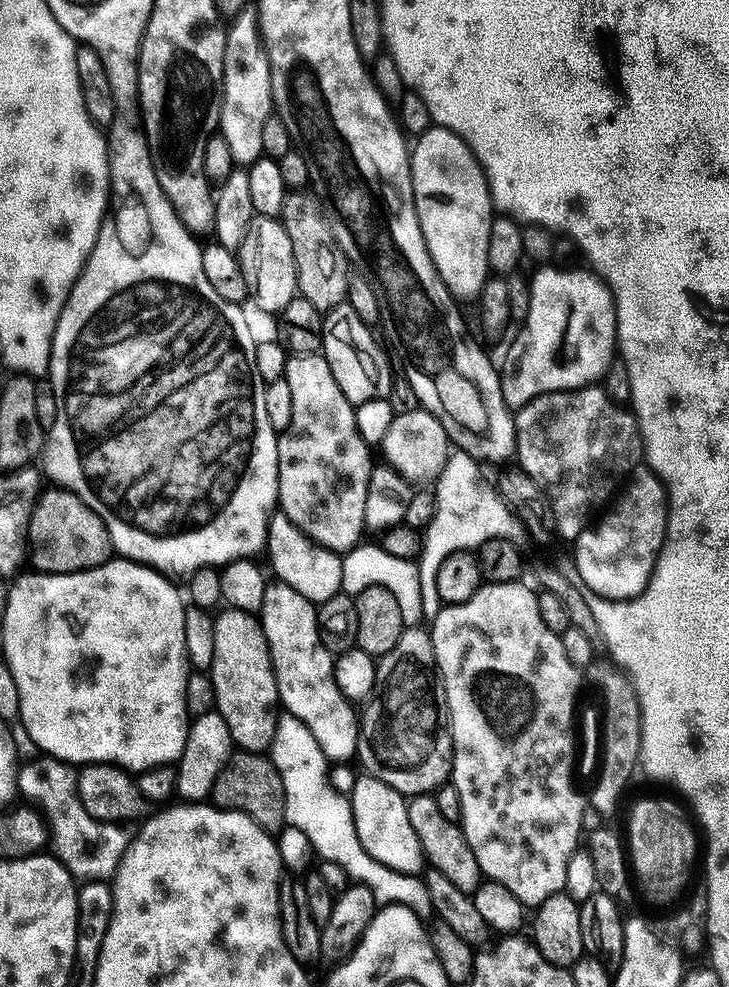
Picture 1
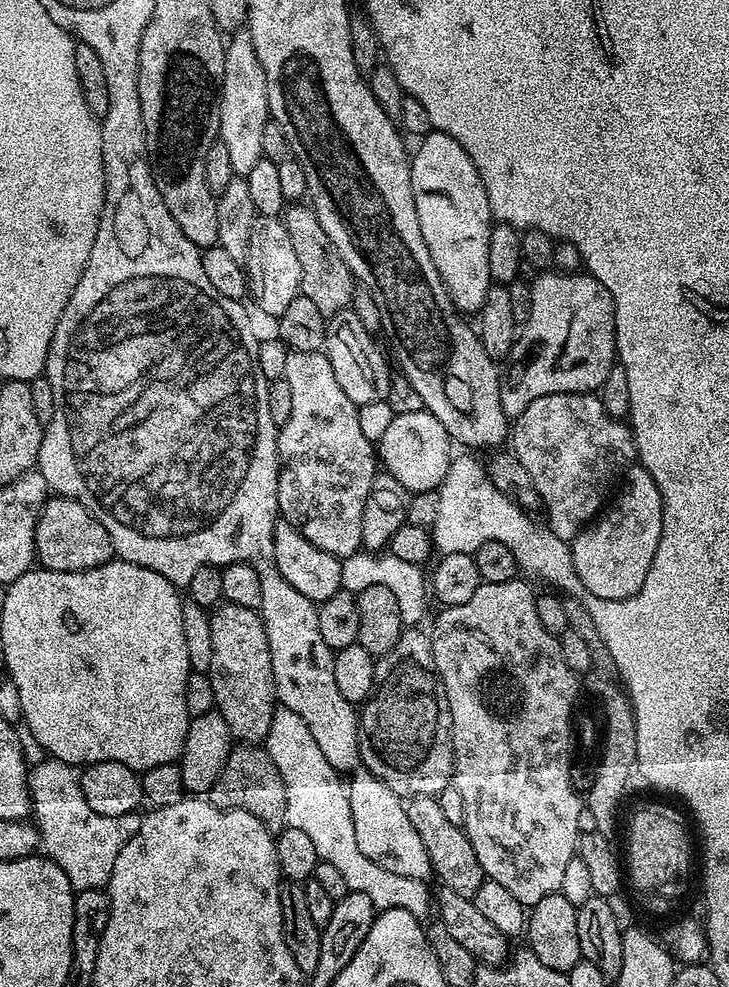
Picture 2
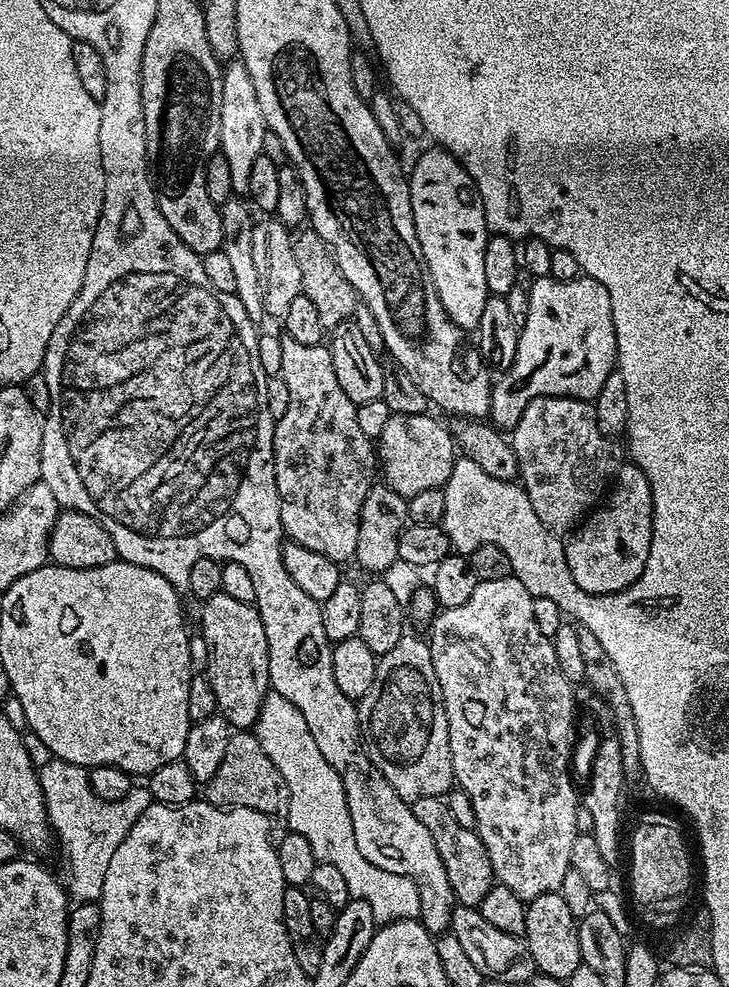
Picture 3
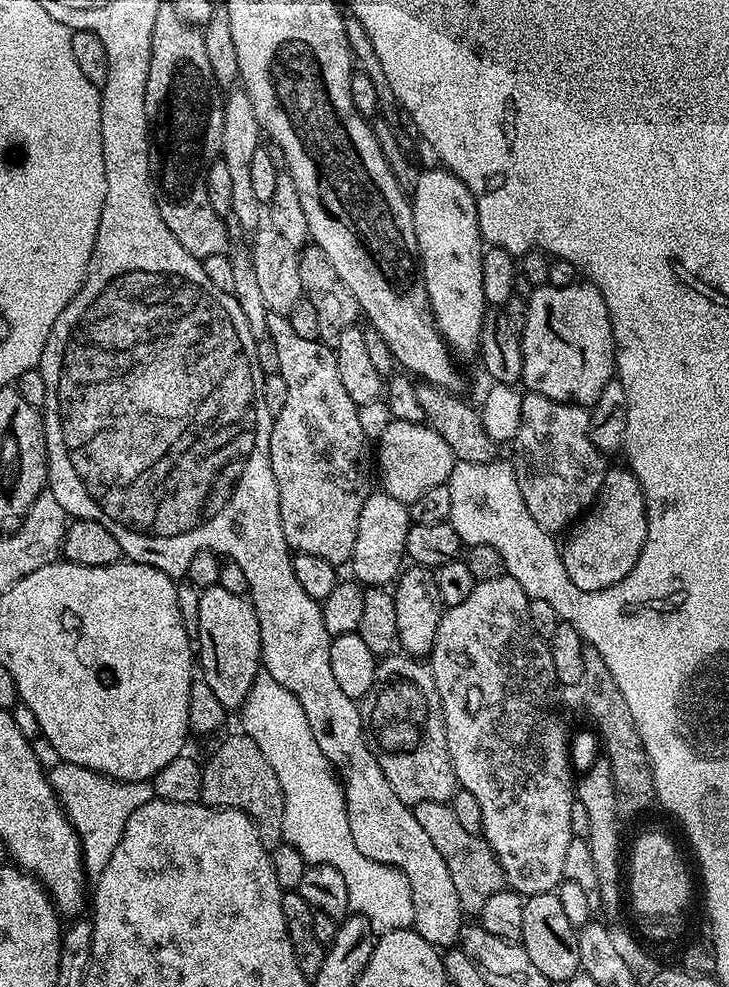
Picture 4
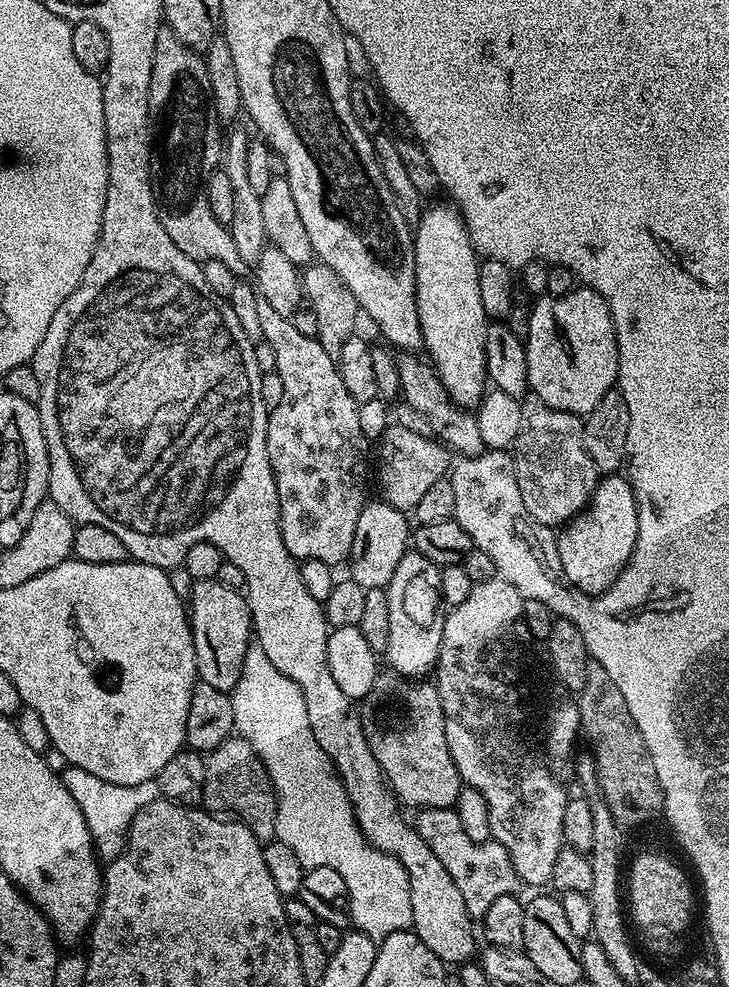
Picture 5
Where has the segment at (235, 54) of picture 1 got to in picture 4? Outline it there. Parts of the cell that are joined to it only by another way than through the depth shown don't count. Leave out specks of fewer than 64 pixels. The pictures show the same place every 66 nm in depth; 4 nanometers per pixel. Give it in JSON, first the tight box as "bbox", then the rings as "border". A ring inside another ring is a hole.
{"bbox":[220,90,262,234],"border":[[[232,90],[224,96],[224,121],[222,122],[222,146],[220,147],[220,156],[226,162],[230,169],[230,191],[234,193],[234,206],[232,207],[231,219],[236,220],[240,228],[245,228],[248,234],[255,233],[256,229],[262,224],[262,202],[254,198],[254,190],[250,182],[250,162],[254,158],[254,150],[262,146],[262,133],[260,123],[254,114],[254,105],[250,103],[250,98],[242,90]]]}

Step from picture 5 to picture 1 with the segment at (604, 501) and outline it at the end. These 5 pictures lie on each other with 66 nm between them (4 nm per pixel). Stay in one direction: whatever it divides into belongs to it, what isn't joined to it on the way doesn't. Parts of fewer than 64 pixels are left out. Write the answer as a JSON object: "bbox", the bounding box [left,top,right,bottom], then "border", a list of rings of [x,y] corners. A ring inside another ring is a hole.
{"bbox":[574,468,668,600],"border":[[[633,468],[623,488],[619,493],[620,501],[618,496],[615,503],[599,519],[589,523],[574,542],[579,583],[587,591],[607,600],[633,600],[646,590],[668,527],[668,492],[663,480],[652,473],[651,468]]]}

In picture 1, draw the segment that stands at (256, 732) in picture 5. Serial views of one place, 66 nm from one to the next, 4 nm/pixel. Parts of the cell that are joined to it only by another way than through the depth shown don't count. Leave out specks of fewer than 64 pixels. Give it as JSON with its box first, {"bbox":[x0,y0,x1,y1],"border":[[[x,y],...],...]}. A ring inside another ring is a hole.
{"bbox":[270,715,433,918],"border":[[[281,715],[276,722],[270,759],[282,778],[284,787],[284,818],[287,827],[302,830],[310,838],[313,853],[321,861],[342,866],[353,884],[361,884],[374,894],[377,905],[401,904],[422,918],[433,915],[430,894],[419,875],[407,876],[404,872],[382,866],[358,842],[358,830],[354,830],[352,802],[347,795],[336,792],[329,776],[330,762],[322,754],[314,734],[298,718]]]}

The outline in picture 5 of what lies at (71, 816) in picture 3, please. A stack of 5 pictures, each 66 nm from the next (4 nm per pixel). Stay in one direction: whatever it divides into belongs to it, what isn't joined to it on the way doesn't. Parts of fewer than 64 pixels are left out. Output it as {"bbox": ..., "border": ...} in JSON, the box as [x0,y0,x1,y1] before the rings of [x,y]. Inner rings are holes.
{"bbox":[62,766,161,862],"border":[[[68,766],[65,769],[62,772],[64,785],[66,790],[70,790],[70,798],[78,804],[78,810],[82,810],[86,826],[90,826],[97,857],[101,861],[111,862],[128,845],[128,831],[134,822],[134,814],[138,814],[142,806],[150,806],[150,802],[161,799],[160,787],[155,780],[138,782],[138,786],[114,786],[114,782],[102,782],[102,778],[94,778],[94,774],[81,768]]]}

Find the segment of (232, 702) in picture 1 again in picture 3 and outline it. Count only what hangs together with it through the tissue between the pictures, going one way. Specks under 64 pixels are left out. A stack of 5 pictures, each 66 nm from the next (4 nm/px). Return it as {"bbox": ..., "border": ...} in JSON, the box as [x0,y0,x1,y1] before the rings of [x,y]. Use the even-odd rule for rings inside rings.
{"bbox":[200,591,270,730],"border":[[[222,591],[215,592],[209,600],[203,601],[200,607],[200,636],[204,639],[204,652],[208,655],[206,675],[210,690],[214,690],[216,710],[224,720],[236,730],[248,730],[253,727],[262,710],[262,702],[270,691],[268,679],[268,647],[266,646],[266,626],[260,617],[255,603],[239,601]]]}

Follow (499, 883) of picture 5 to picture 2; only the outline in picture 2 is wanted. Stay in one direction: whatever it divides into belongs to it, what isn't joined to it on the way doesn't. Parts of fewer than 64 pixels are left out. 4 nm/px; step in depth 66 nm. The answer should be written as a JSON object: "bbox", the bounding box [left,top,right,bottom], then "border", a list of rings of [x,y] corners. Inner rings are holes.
{"bbox":[406,796,486,897],"border":[[[414,796],[407,801],[406,807],[410,823],[414,830],[418,830],[422,846],[426,846],[426,854],[432,863],[435,879],[440,879],[439,883],[443,887],[454,890],[454,894],[472,897],[486,877],[482,866],[478,866],[478,854],[474,854],[474,846],[470,846],[470,838],[463,828],[450,826],[437,797]]]}

